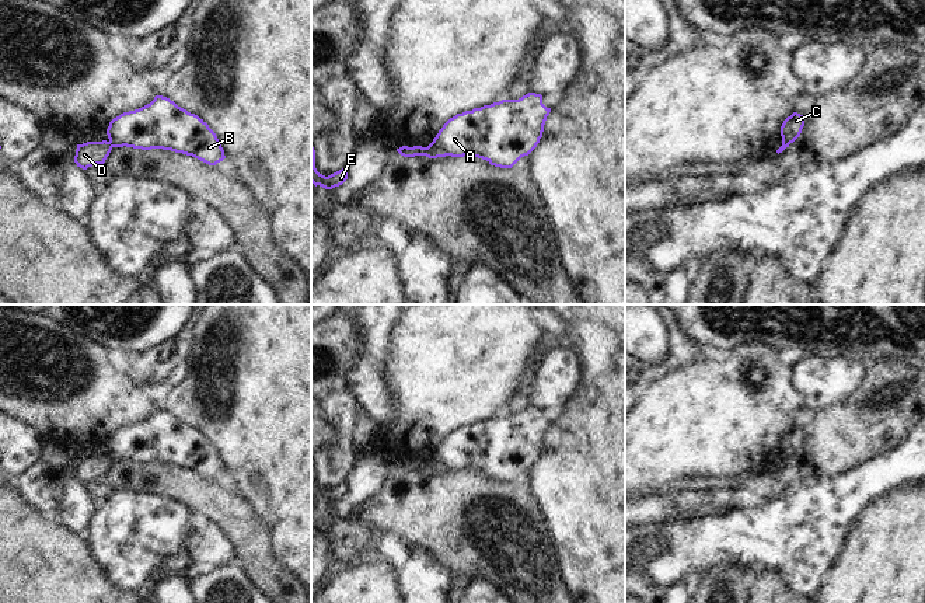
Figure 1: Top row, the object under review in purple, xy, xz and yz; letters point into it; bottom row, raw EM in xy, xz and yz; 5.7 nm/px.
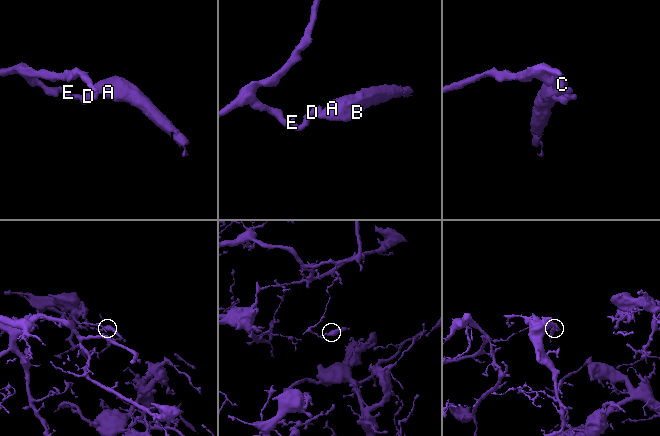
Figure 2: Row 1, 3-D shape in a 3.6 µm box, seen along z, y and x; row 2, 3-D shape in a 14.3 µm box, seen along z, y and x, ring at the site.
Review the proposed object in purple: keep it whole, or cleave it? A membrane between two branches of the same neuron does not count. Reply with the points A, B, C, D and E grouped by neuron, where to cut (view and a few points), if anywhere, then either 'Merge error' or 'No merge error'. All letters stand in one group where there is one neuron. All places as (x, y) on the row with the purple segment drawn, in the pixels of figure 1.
Groups: A B C / D E. Split along xz (423, 147), (425, 154). Merge error.

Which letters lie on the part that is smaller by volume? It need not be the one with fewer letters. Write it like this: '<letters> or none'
A, B, C.

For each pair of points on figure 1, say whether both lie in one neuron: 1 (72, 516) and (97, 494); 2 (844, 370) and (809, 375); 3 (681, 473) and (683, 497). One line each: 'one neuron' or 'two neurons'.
1: two neurons
2: one neuron
3: two neurons

